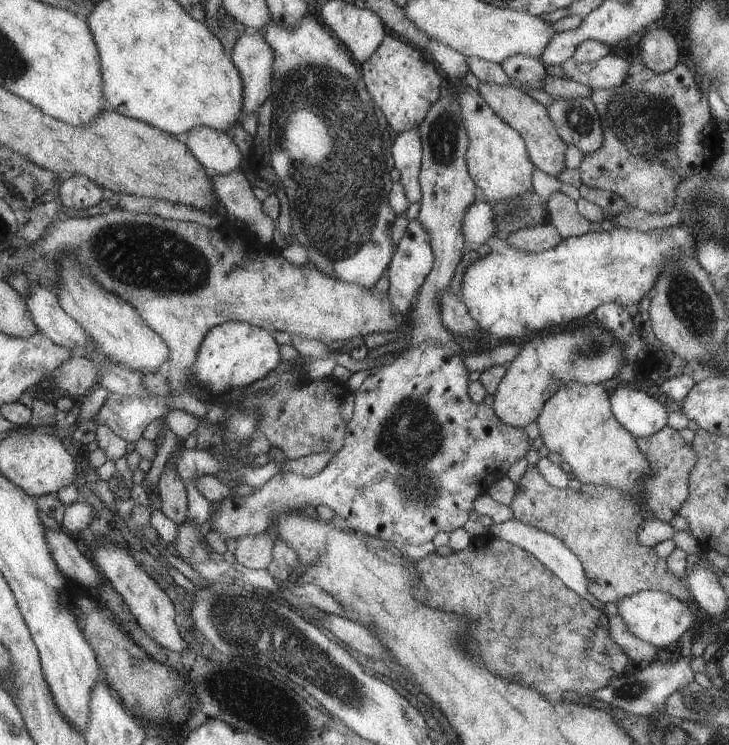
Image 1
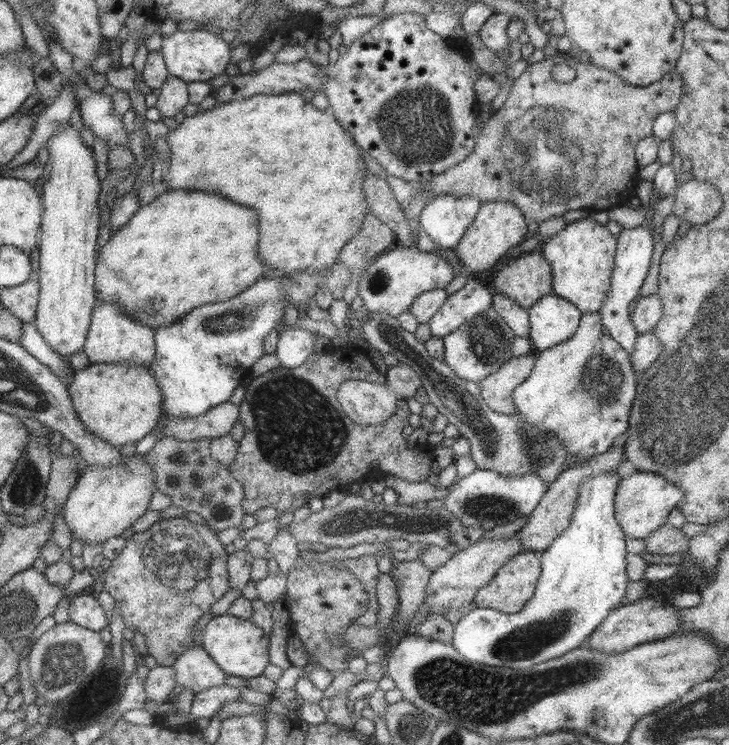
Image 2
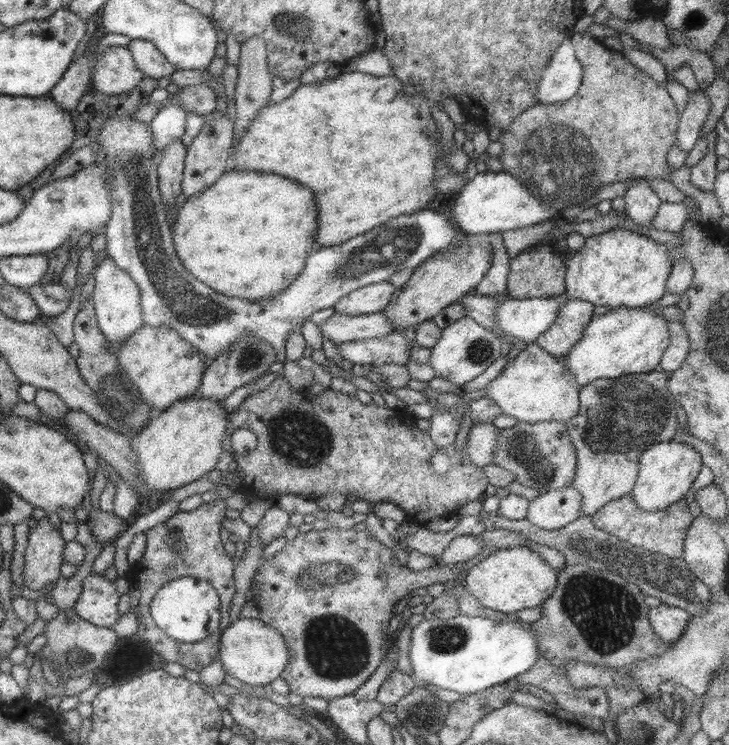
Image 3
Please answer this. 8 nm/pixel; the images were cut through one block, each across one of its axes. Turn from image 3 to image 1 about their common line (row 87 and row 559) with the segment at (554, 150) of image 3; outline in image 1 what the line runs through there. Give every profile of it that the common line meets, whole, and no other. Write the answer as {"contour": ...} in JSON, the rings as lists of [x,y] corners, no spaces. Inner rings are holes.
{"contour":[[[665,425],[659,432],[650,434],[645,437],[635,437],[635,444],[639,452],[646,458],[647,468],[649,468],[649,476],[643,478],[641,488],[635,494],[623,494],[613,486],[593,485],[583,483],[579,491],[575,491],[569,487],[557,488],[549,485],[539,474],[534,466],[526,466],[526,470],[516,483],[515,496],[509,504],[511,512],[513,512],[513,520],[529,524],[545,534],[555,536],[557,540],[561,540],[581,562],[585,578],[587,578],[587,592],[599,600],[601,604],[617,603],[621,598],[629,596],[639,591],[659,591],[671,594],[673,598],[678,598],[681,602],[685,602],[687,606],[694,606],[695,602],[691,596],[691,592],[686,586],[684,579],[675,578],[669,570],[667,570],[667,562],[665,557],[660,558],[655,553],[654,548],[647,548],[643,544],[639,544],[637,540],[636,527],[645,520],[660,520],[668,523],[670,518],[676,515],[677,509],[688,495],[688,480],[691,468],[695,466],[695,450],[690,443],[684,442],[679,432]]]}

